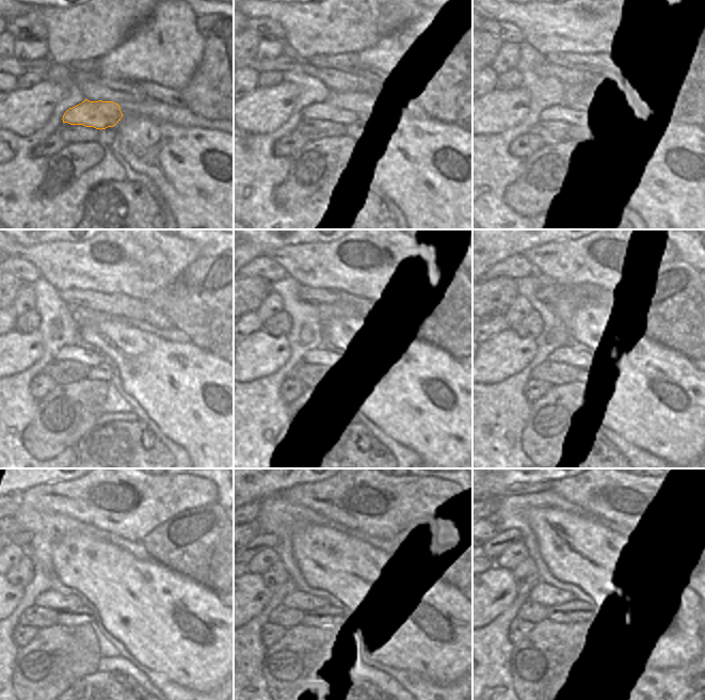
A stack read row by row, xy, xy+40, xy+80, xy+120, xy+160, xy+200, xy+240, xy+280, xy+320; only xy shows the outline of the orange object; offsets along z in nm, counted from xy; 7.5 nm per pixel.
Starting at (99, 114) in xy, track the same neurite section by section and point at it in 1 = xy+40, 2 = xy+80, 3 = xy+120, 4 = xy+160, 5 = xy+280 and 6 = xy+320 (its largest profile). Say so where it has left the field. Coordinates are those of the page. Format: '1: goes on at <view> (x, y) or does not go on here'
1: goes on at xy+40 (324, 111)
2: goes on at xy+80 (561, 112)
3: goes on at xy+120 (82, 353)
4: goes on at xy+160 (323, 355)
5: goes on at xy+280 (297, 600)
6: goes on at xy+320 (544, 594)

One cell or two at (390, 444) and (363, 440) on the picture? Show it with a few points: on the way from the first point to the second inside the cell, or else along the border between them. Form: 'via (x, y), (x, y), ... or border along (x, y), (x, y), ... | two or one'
border along (382, 443), (396, 457) | two

